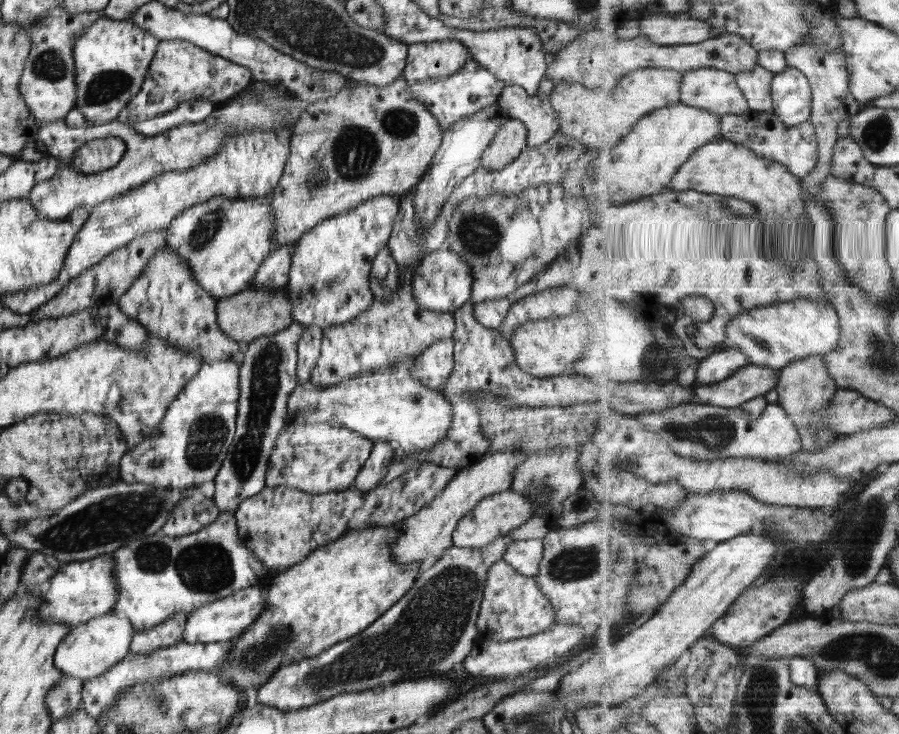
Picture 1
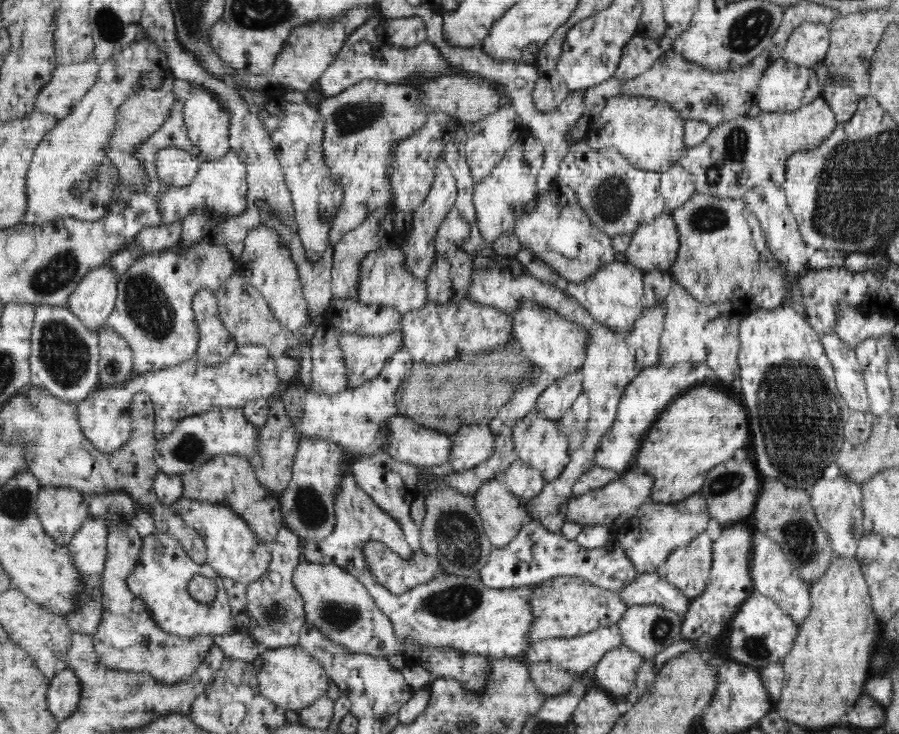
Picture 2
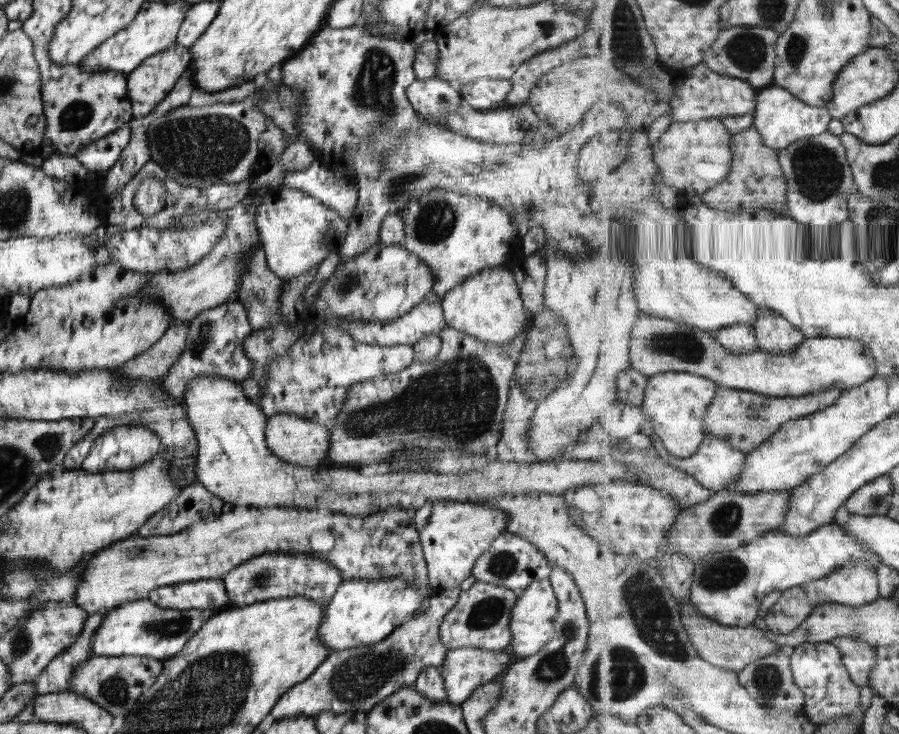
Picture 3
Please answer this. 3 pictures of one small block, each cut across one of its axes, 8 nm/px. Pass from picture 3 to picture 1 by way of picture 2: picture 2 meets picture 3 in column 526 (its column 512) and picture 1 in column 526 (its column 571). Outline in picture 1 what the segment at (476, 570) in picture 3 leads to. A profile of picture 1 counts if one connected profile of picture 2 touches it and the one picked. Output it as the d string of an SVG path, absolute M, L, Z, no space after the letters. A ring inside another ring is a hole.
M543 539L512 541L504 553L503 559L519 574L535 577L543 555Z

